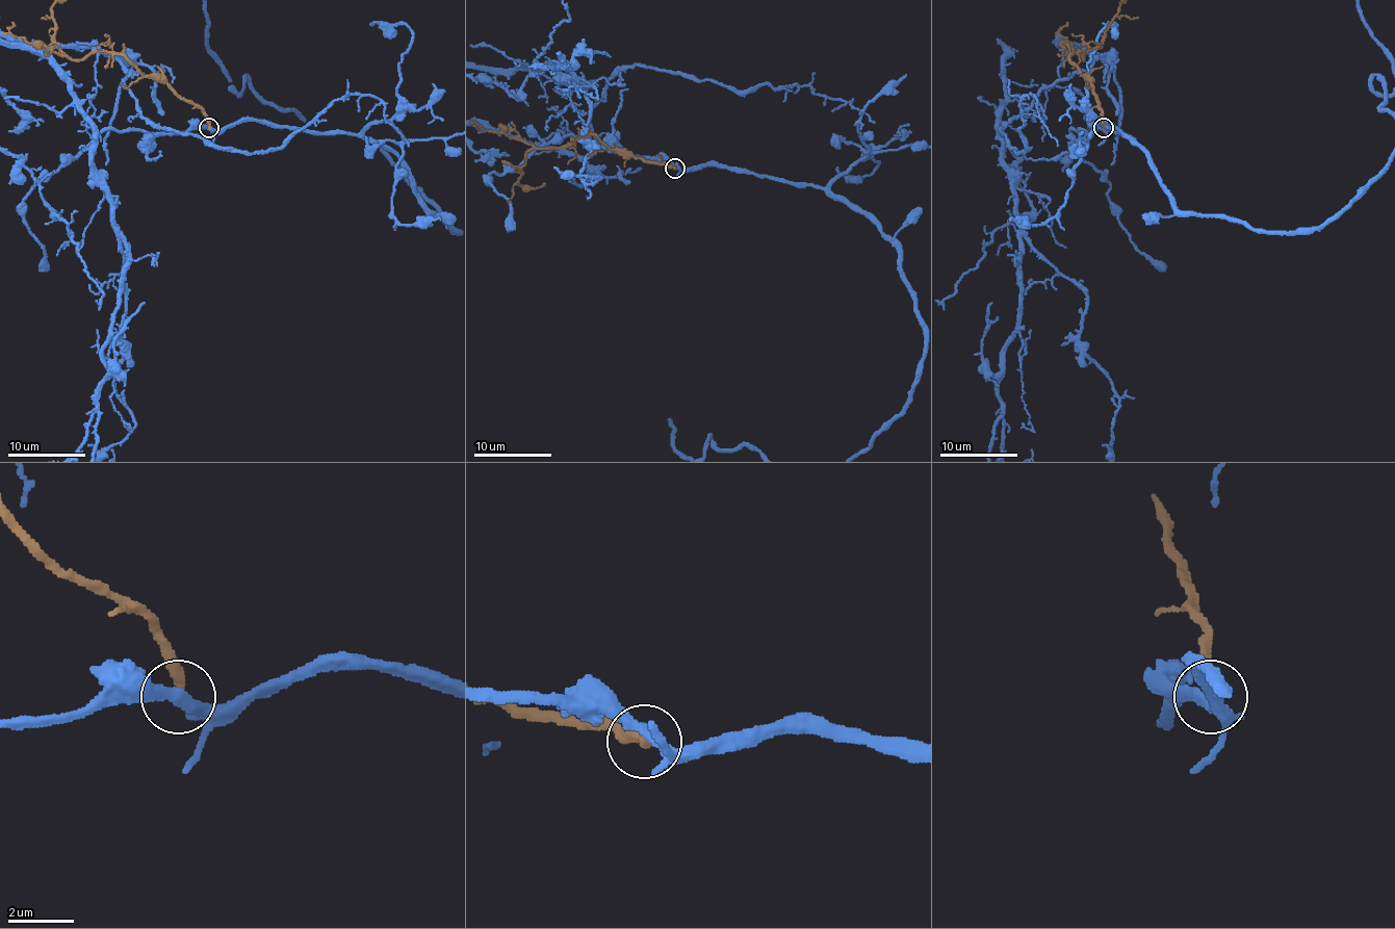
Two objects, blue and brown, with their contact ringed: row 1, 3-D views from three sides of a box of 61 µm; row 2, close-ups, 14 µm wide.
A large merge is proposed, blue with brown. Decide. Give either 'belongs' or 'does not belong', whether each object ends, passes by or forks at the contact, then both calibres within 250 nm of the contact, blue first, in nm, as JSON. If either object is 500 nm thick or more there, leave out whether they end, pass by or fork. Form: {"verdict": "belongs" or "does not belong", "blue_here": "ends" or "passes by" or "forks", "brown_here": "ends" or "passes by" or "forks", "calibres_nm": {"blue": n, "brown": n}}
{"verdict": "does not belong", "blue_here": "forks", "brown_here": "ends", "calibres_nm": {"blue": 240, "brown": 280}}

